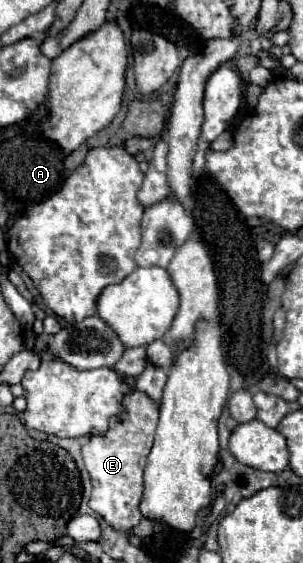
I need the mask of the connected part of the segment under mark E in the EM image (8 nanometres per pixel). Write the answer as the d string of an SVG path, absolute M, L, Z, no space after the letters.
M140 391L128 393L124 397L124 405L126 413L110 419L108 433L90 437L90 443L82 449L82 457L92 477L90 507L98 515L102 515L110 527L118 531L132 531L132 527L136 527L142 519L142 513L138 509L144 491L142 473L146 465L146 455L152 449L160 405Z

